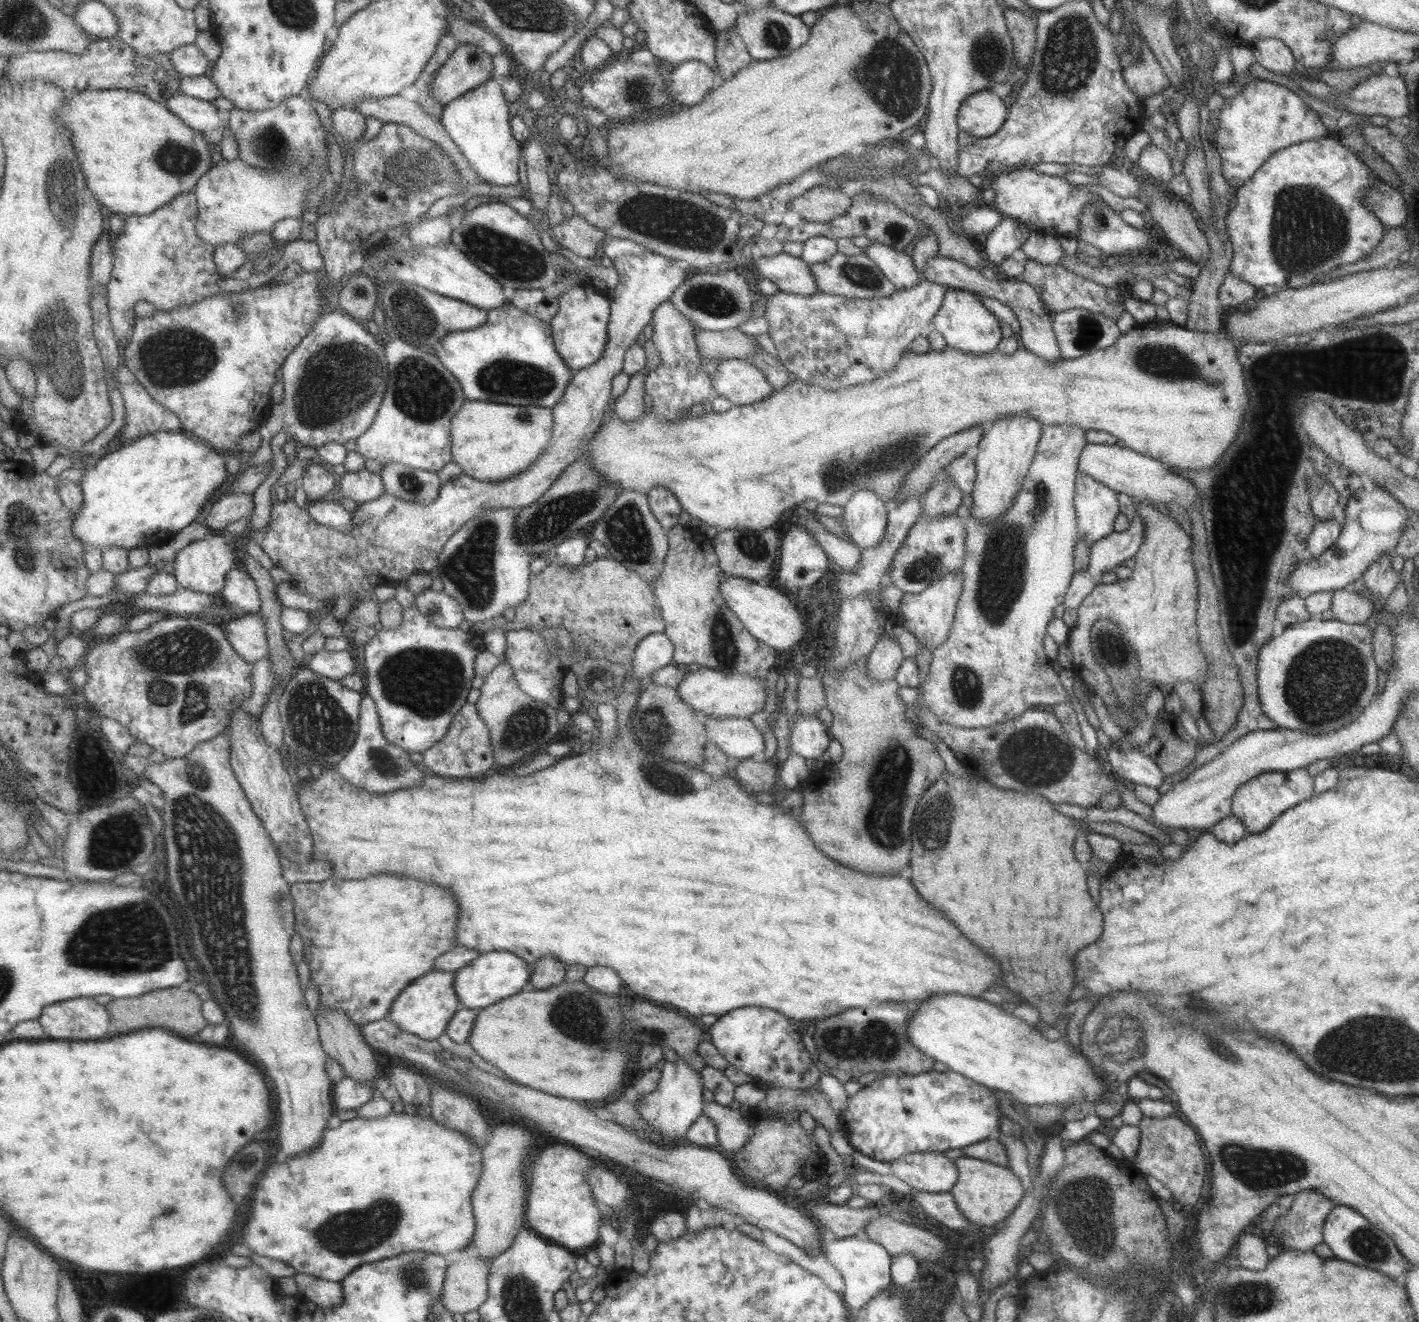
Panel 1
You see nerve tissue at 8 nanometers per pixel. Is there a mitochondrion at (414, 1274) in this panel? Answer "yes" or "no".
yes

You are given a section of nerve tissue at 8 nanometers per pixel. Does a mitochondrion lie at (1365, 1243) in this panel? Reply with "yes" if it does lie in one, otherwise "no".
yes

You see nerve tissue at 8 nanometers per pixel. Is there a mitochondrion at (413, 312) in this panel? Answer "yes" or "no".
yes

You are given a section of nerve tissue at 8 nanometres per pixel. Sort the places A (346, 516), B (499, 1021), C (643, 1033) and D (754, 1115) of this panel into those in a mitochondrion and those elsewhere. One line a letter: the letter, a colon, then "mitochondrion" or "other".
A: other
B: other
C: mitochondrion
D: other

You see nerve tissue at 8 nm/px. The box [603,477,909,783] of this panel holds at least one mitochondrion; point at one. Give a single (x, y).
(724, 646)

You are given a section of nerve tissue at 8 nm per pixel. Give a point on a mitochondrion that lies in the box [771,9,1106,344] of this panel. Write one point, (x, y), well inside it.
(1069, 58)

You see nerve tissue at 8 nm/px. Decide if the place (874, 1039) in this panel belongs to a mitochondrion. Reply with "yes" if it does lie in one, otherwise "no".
yes

